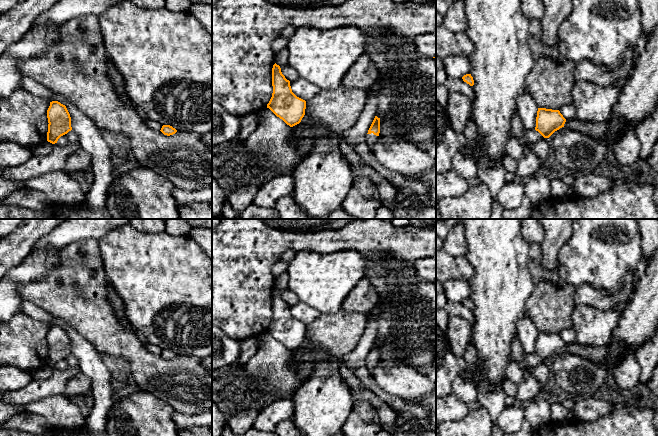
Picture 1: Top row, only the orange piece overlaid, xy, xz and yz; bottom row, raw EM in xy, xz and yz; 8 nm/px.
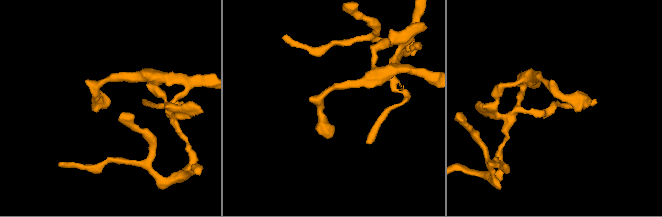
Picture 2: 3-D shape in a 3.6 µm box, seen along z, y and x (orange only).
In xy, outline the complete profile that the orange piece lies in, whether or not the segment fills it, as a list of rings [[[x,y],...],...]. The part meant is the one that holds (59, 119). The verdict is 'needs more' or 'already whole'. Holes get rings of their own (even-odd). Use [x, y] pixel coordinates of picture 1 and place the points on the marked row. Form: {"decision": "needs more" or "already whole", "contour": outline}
{"decision": "needs more", "contour": [[[58,101],[50,102],[47,118],[47,141],[53,144],[52,152],[47,156],[32,156],[23,165],[1,169],[0,178],[26,181],[48,172],[64,170],[67,158],[80,148],[80,144],[69,142],[61,146],[57,143],[61,136],[72,130],[71,117],[65,105]]]}

